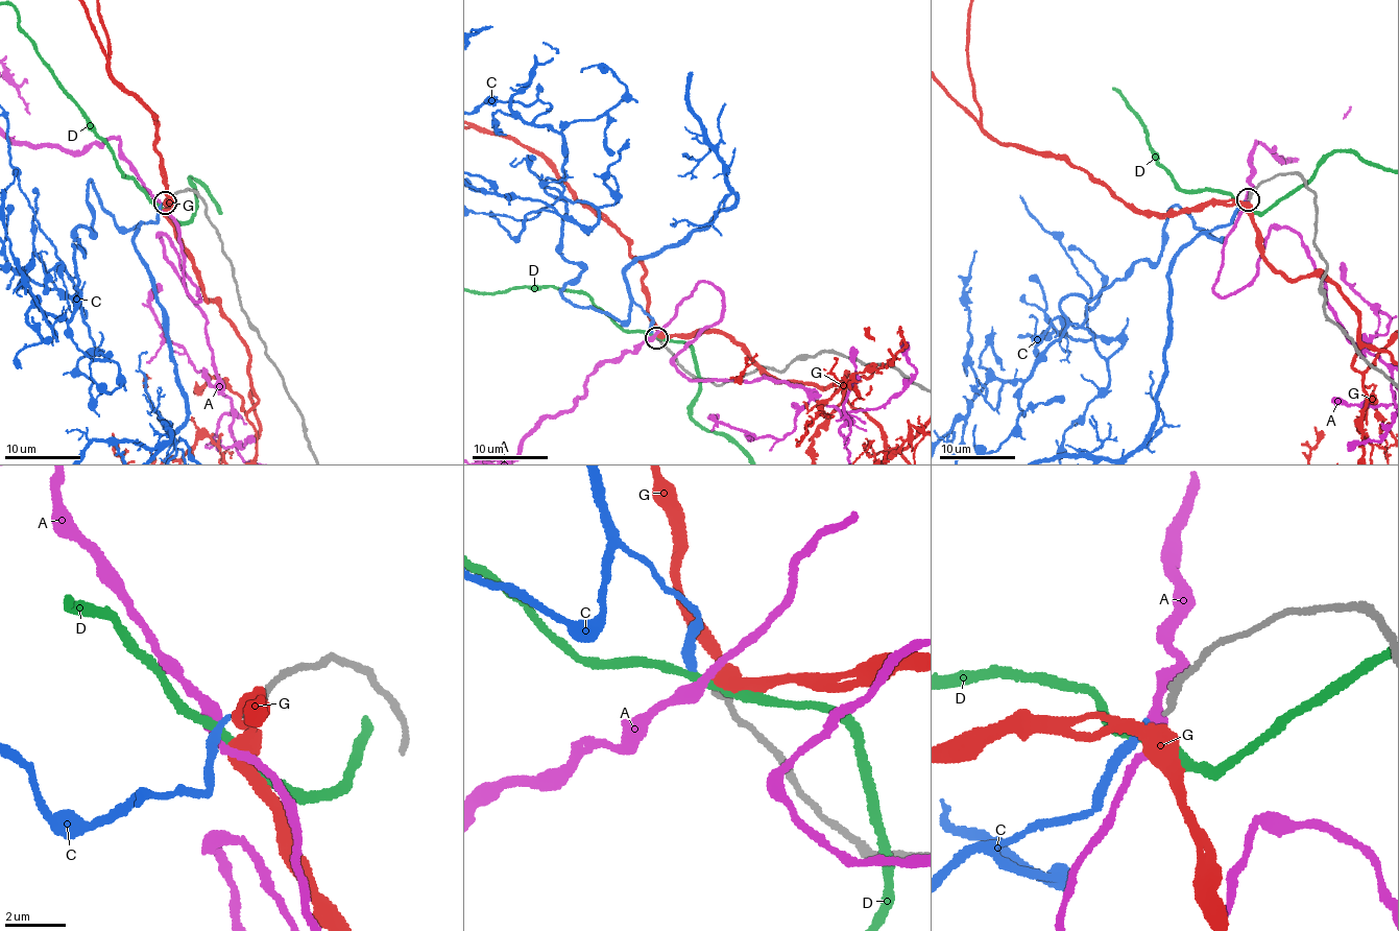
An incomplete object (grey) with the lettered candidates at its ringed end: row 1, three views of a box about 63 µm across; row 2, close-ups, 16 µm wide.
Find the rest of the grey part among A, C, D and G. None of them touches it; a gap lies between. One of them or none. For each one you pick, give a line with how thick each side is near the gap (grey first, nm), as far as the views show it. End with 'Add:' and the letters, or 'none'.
C: Thickness 200 nm (grey) against 180 nm
Add: C

